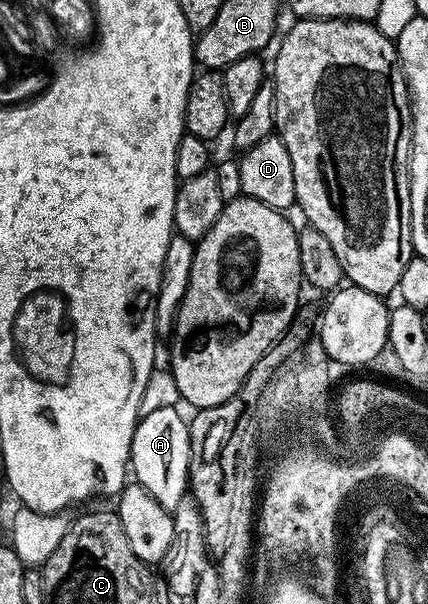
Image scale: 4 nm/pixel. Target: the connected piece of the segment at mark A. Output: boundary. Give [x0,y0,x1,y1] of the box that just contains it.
[129,405,191,513]

